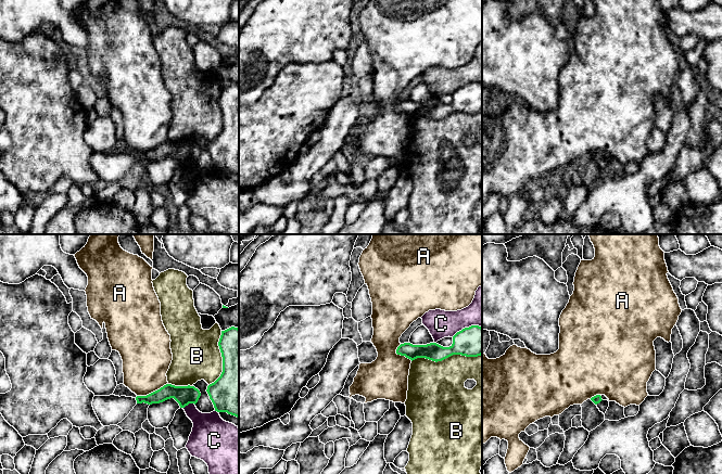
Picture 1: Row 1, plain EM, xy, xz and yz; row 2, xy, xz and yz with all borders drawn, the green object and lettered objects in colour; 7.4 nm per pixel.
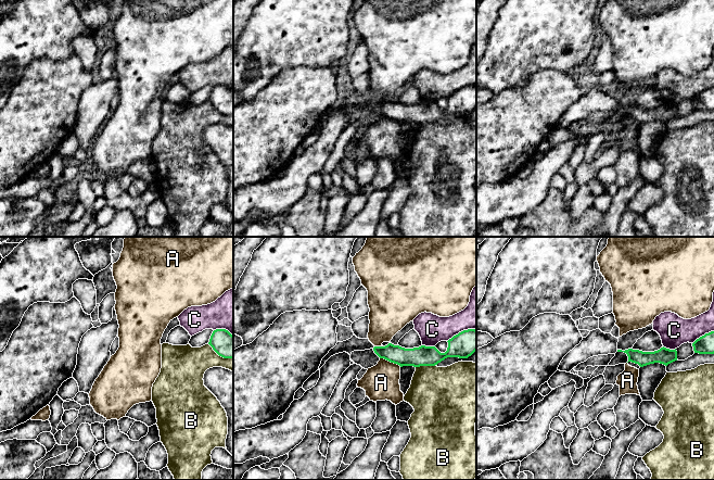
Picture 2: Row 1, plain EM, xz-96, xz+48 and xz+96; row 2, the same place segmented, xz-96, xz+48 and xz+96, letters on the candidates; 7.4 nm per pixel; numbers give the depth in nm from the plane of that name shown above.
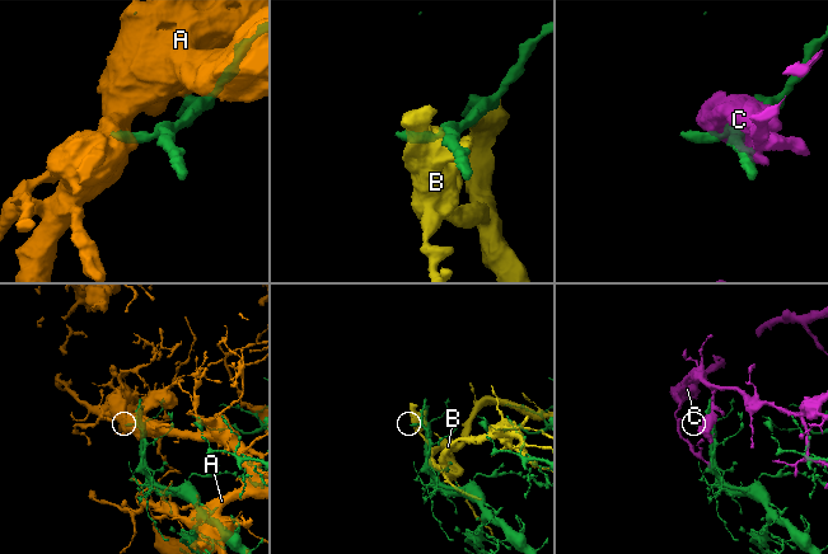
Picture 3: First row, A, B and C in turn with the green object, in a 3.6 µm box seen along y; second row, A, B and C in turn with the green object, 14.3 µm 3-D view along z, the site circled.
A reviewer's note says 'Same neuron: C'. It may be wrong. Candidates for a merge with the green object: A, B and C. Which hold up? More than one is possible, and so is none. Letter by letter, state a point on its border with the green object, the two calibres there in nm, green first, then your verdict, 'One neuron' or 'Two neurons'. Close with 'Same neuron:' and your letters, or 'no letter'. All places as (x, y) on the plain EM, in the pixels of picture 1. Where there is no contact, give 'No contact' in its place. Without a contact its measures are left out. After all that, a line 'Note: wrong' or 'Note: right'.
A: Touches green at xy (153, 149). Thickness 140 nm (green) against 360 nm. Two neurons
B: Touches green at xz (446, 114). Thickness 220 nm (green) against 400 nm. Two neurons
C: Touches green at xy (188, 161). Thickness 140 nm (green) against 240 nm. Two neurons
Same neuron: no letter
Note: wrong

